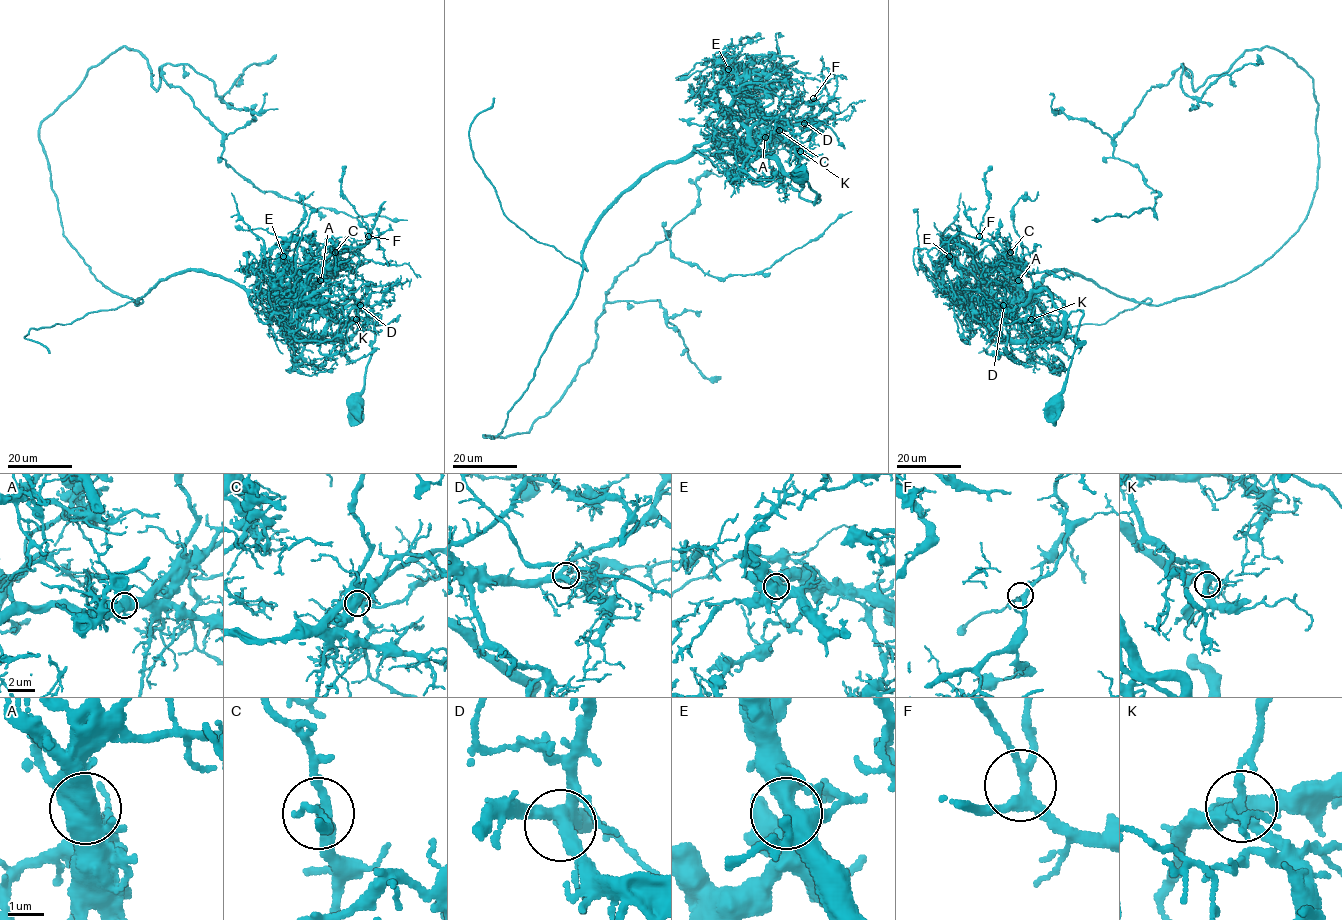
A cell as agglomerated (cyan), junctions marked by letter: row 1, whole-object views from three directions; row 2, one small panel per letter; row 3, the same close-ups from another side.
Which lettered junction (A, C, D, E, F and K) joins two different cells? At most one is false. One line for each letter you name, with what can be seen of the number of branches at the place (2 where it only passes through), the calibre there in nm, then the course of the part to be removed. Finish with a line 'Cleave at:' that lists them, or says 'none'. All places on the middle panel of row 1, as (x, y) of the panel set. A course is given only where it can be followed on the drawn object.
A: 4 | 650 nm | (765, 137), (654, 167), (611, 206), (485, 437), (559, 399), (613, 281), (666, 232), (724, 278), (851, 211)
Cleave at: A

